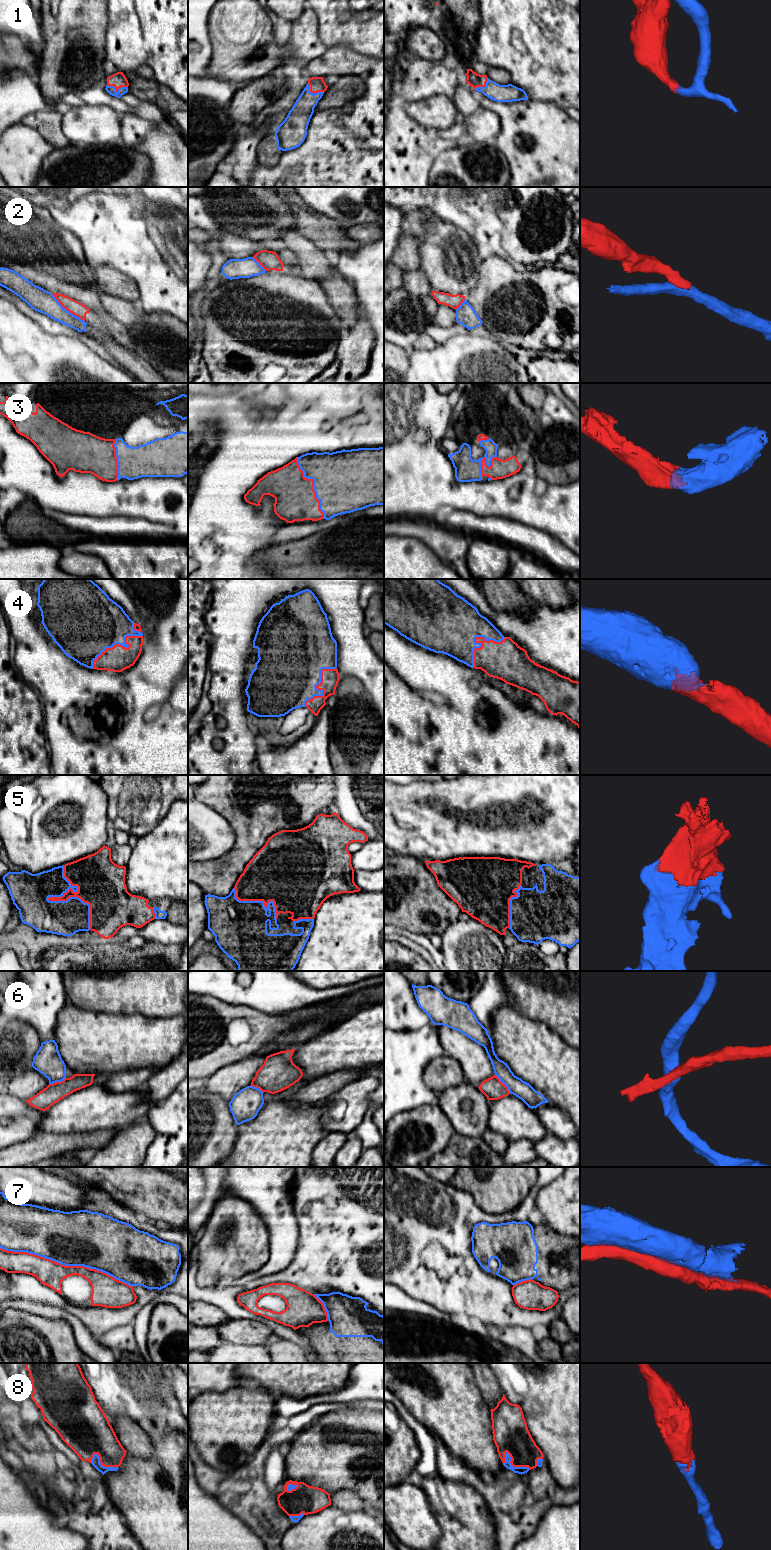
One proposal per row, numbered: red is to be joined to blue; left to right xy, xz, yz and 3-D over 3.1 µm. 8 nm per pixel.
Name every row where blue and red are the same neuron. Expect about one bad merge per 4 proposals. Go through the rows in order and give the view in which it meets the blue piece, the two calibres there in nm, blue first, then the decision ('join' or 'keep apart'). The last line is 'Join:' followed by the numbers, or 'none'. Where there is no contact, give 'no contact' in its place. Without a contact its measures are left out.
1: xy | 70/120 nm | join
2: xy | 180/110 nm | keep apart
3: xz | 500/340 nm | join
4: xy | 420/200 nm | join
5: xy | 300/160 nm | join
6: yz | 140/170 nm | keep apart
7: xy | 440/200 nm | keep apart
8: yz | 60/280 nm | join
Join: 1, 3, 4, 5, 8

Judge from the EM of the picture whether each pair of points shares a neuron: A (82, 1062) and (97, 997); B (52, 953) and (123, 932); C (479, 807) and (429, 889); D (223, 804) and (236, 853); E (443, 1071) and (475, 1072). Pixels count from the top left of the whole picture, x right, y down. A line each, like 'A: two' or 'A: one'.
A: two
B: two
C: two
D: one
E: two

